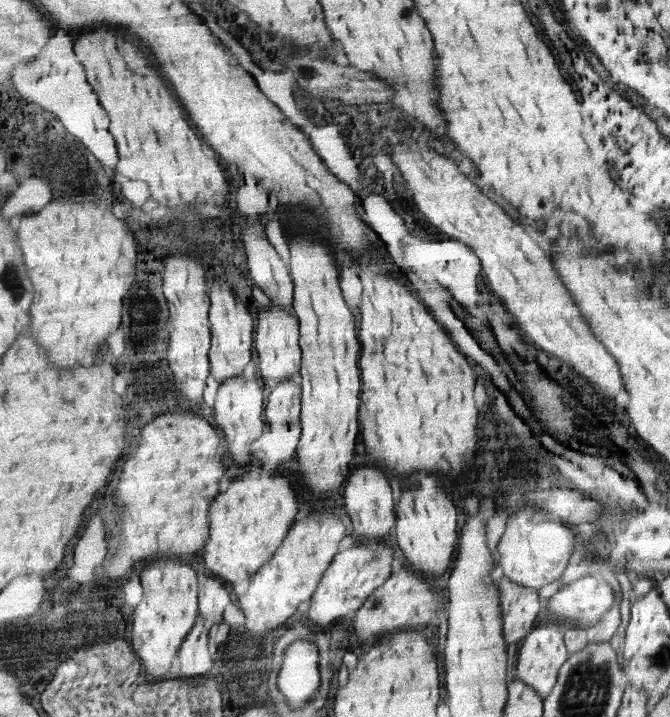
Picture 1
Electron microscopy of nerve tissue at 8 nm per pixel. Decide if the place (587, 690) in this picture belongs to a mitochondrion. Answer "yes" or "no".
yes

